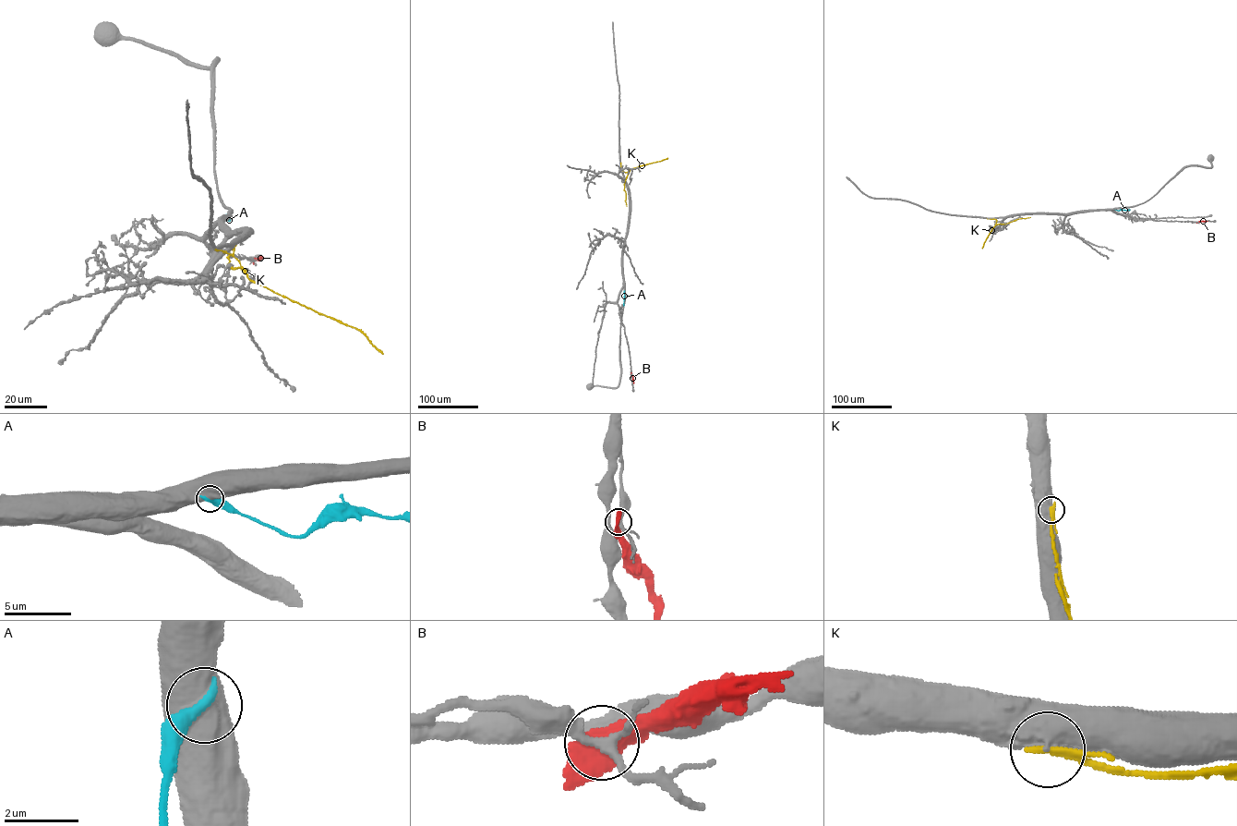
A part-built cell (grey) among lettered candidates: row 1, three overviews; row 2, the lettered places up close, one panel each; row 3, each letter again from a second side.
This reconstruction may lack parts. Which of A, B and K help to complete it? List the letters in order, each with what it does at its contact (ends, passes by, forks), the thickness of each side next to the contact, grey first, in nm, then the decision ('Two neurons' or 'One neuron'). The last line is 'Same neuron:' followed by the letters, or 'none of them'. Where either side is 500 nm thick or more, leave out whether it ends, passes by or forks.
A: Thickness 750 nm (grey) against 400 nm. Two neurons
B: It passes by. Thickness 240 nm (grey) against 440 nm. Two neurons
K: Thickness 750 nm (grey) against 260 nm. Two neurons
Same neuron: none of them

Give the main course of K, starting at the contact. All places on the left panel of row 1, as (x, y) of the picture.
K: (215, 249), (233, 255), (251, 280), (358, 329), (383, 354)

